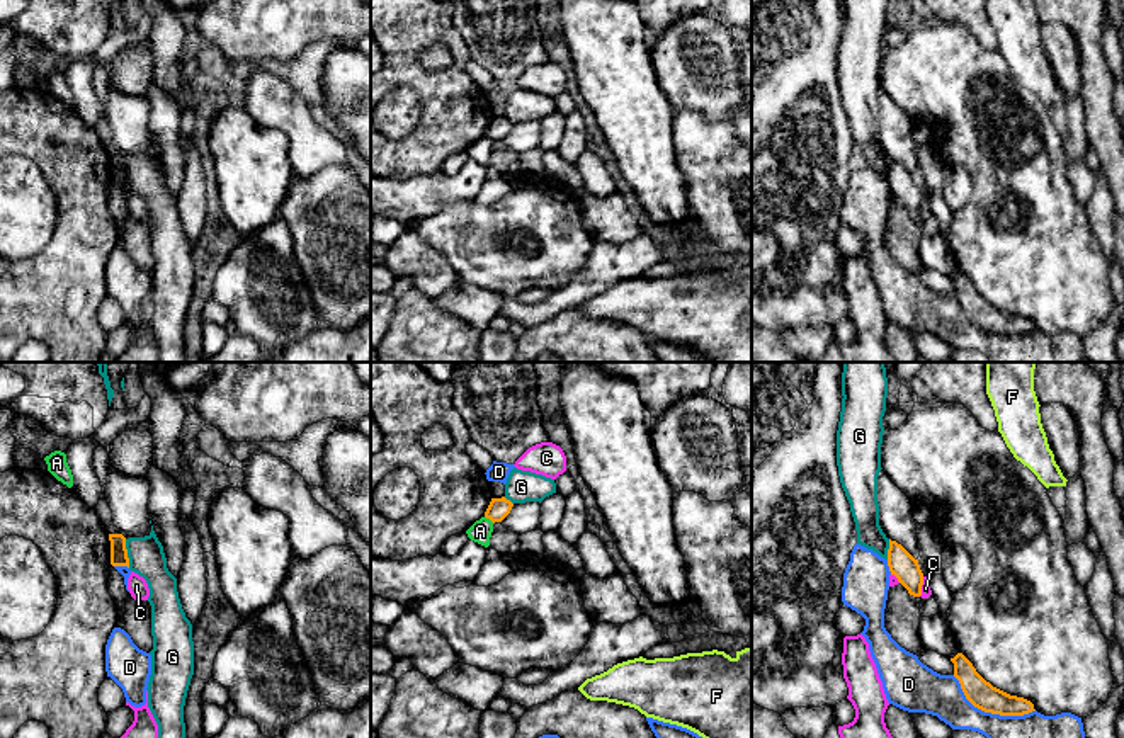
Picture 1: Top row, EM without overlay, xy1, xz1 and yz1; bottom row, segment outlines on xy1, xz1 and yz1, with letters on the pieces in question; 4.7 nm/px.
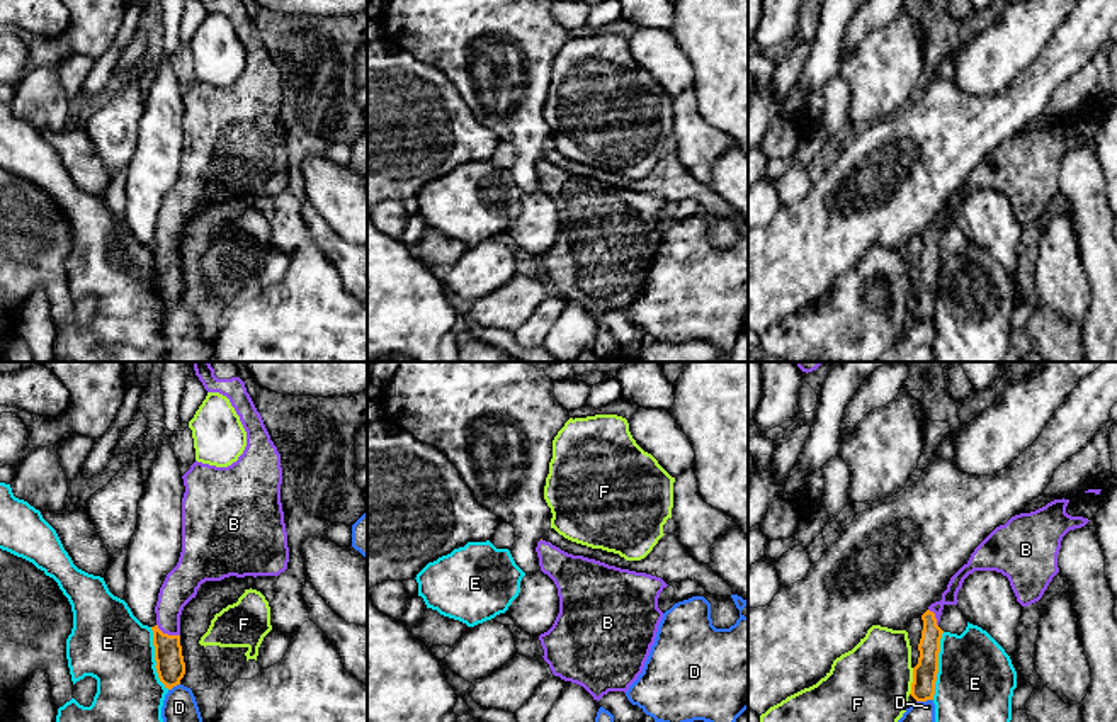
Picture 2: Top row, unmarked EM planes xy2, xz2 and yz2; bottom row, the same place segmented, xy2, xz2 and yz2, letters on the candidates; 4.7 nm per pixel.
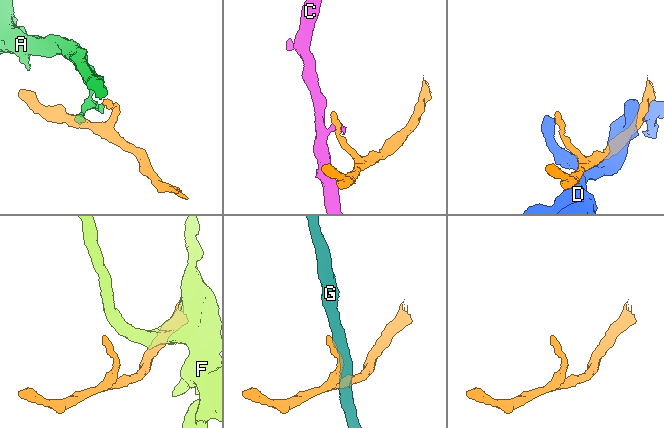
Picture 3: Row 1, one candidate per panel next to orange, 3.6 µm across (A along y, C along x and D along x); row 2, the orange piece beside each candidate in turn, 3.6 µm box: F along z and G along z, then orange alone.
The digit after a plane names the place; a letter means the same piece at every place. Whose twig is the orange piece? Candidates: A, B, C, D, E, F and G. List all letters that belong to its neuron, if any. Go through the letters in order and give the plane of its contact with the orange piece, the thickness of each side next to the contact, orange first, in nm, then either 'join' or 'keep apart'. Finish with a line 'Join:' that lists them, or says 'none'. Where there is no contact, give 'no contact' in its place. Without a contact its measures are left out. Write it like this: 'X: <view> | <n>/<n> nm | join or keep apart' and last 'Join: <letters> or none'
A: xz1 | 100/100 nm | keep apart
B: xy2 | 140/160 nm | join
C: yz1 | 120/50 nm | keep apart
D: yz1 | 140/280 nm | keep apart
E: yz2 | 110/360 nm | keep apart
F: yz2 | 110/400 nm | keep apart
G: xy1 | 80/170 nm | keep apart
Join: B

